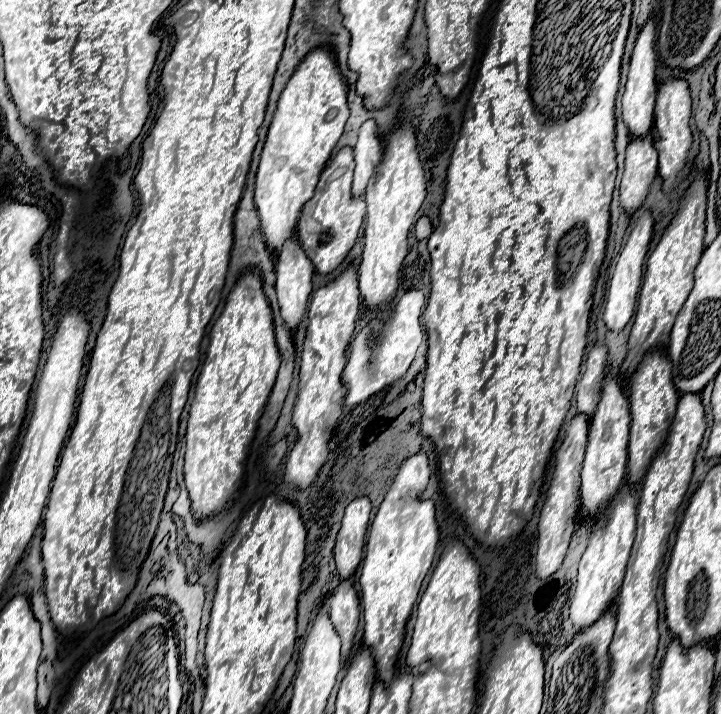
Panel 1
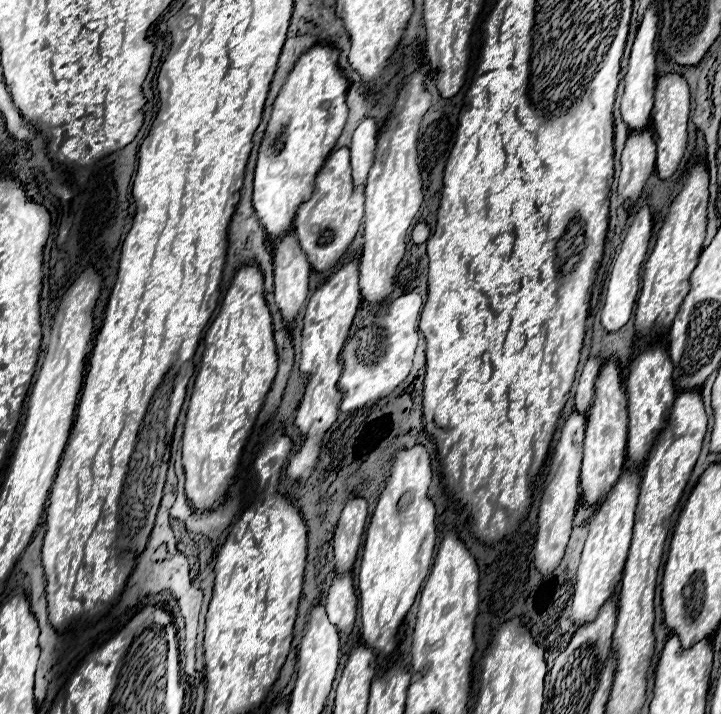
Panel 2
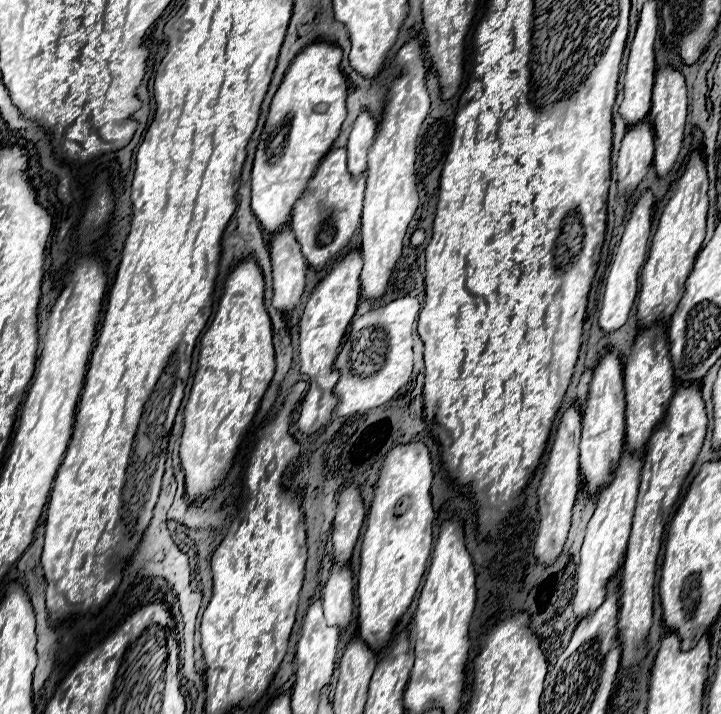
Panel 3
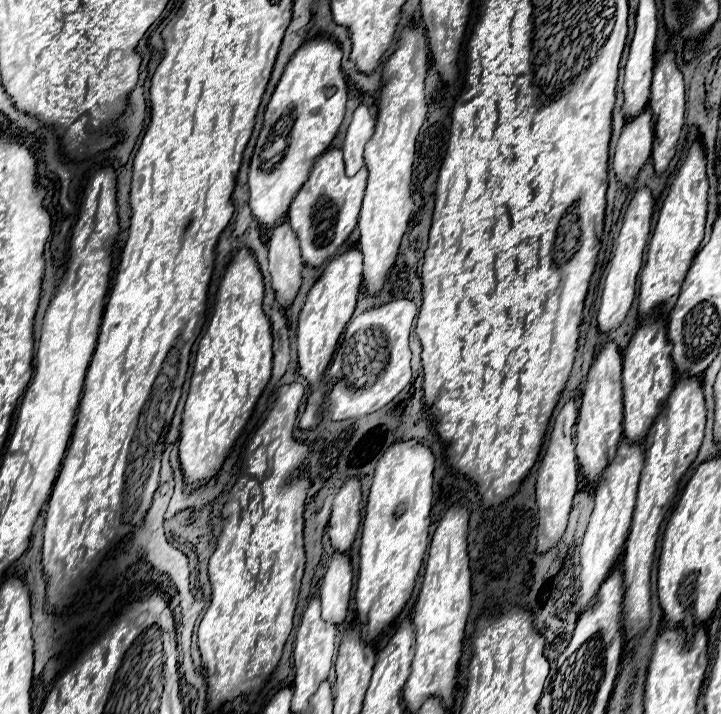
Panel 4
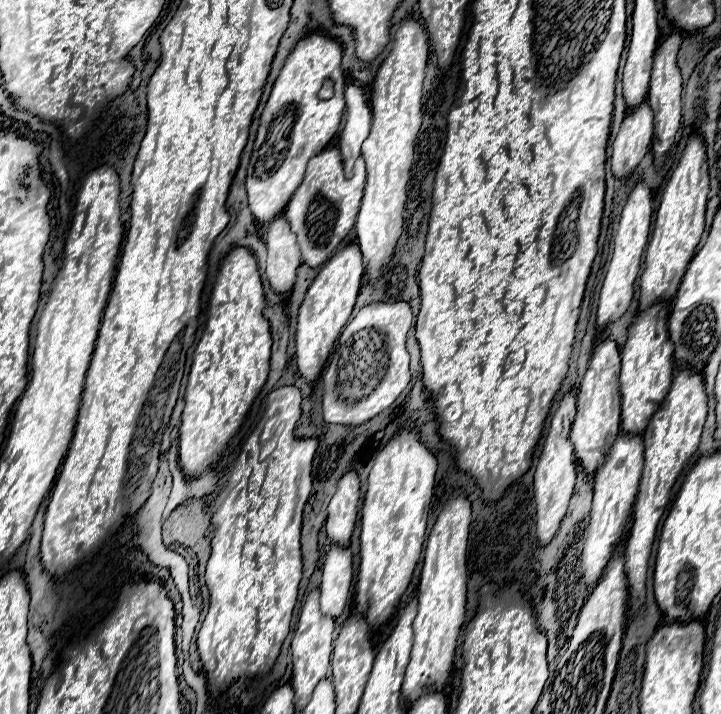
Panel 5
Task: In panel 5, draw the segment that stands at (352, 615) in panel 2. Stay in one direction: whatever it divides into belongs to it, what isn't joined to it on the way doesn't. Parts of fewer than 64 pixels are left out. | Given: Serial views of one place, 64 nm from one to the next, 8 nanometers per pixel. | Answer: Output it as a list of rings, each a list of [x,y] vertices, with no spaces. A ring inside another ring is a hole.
[[[334,544],[322,566],[322,584],[320,584],[320,610],[332,618],[338,618],[348,602],[352,584],[352,552]]]

